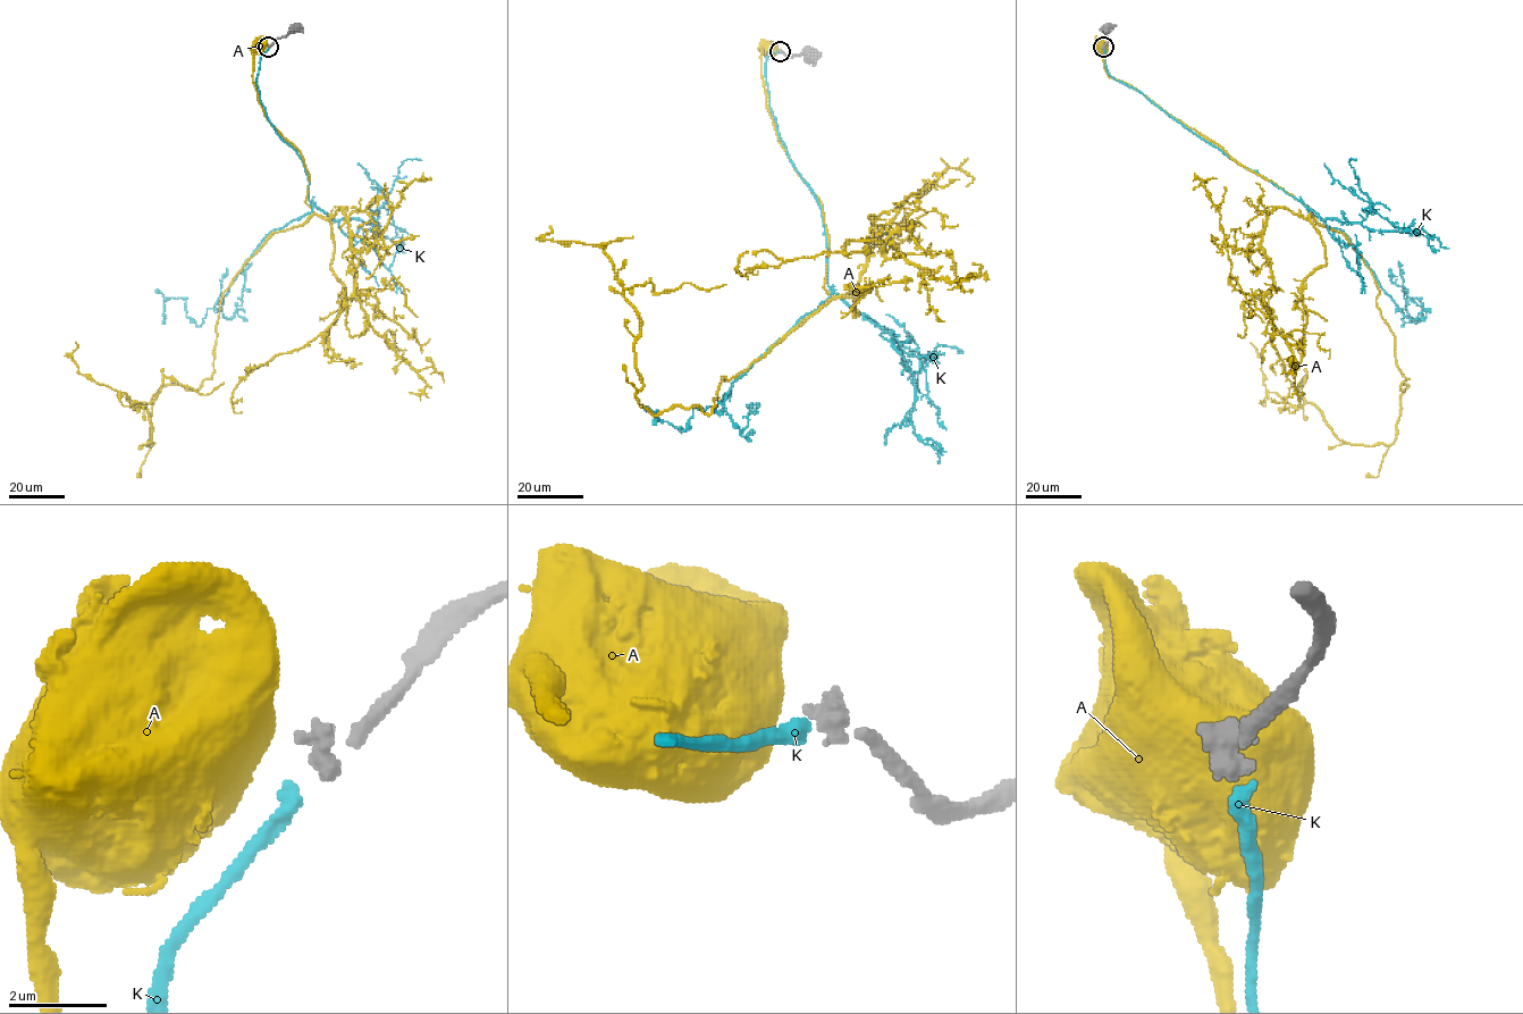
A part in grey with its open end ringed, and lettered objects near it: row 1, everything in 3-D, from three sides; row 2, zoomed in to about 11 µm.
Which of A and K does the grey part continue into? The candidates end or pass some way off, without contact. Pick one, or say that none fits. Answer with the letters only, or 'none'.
K

